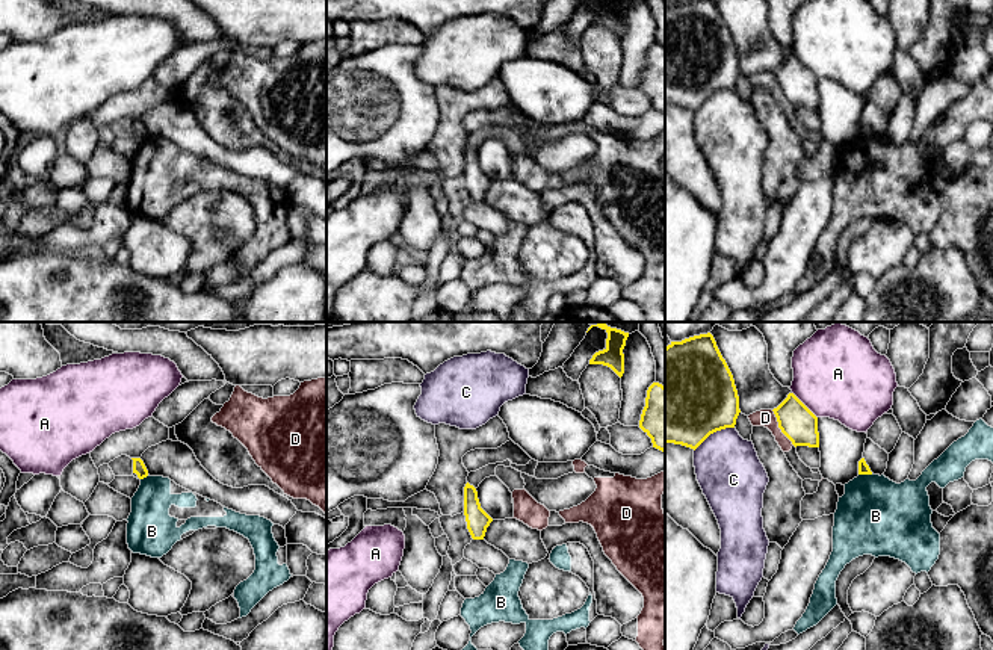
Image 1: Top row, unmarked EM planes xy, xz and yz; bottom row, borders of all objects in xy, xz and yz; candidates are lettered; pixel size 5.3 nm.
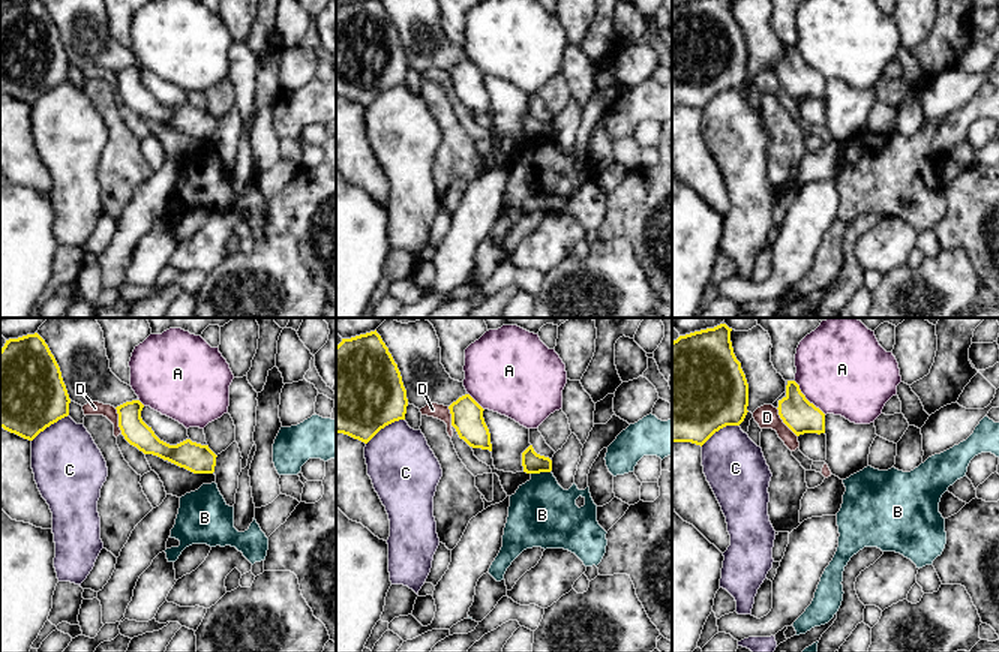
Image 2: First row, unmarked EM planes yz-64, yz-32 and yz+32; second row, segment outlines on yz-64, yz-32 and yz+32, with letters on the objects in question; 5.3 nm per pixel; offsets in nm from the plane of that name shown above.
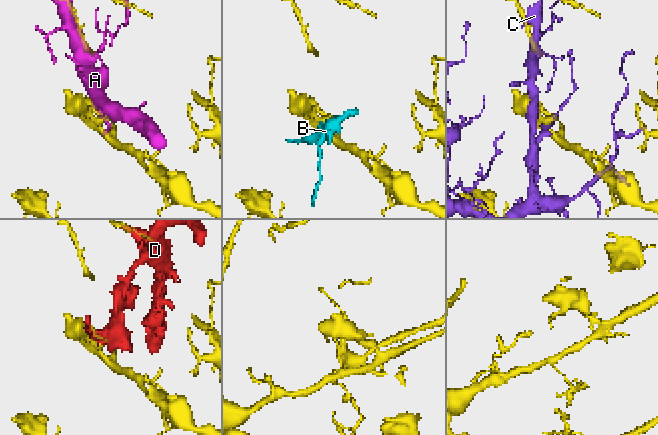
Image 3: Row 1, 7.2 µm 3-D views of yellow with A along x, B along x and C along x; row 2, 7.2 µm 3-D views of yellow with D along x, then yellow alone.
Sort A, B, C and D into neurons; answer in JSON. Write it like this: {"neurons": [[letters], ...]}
{"neurons": [["A"], ["B", "D"], ["C"]]}

